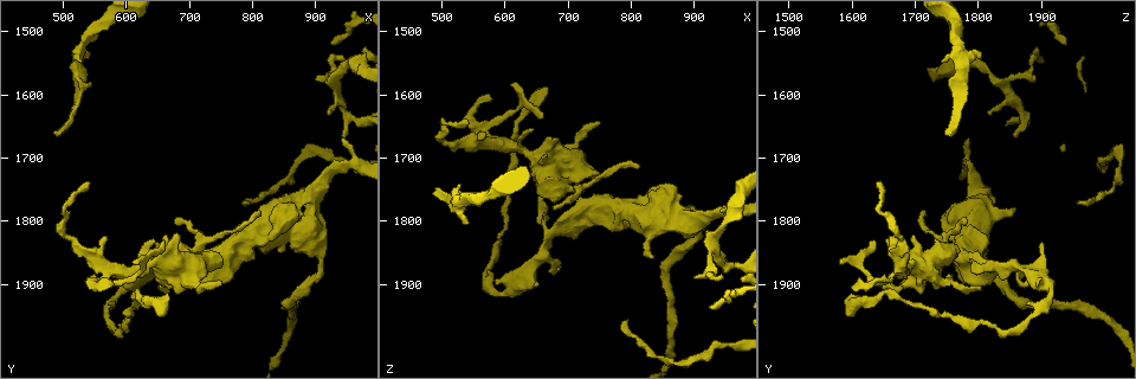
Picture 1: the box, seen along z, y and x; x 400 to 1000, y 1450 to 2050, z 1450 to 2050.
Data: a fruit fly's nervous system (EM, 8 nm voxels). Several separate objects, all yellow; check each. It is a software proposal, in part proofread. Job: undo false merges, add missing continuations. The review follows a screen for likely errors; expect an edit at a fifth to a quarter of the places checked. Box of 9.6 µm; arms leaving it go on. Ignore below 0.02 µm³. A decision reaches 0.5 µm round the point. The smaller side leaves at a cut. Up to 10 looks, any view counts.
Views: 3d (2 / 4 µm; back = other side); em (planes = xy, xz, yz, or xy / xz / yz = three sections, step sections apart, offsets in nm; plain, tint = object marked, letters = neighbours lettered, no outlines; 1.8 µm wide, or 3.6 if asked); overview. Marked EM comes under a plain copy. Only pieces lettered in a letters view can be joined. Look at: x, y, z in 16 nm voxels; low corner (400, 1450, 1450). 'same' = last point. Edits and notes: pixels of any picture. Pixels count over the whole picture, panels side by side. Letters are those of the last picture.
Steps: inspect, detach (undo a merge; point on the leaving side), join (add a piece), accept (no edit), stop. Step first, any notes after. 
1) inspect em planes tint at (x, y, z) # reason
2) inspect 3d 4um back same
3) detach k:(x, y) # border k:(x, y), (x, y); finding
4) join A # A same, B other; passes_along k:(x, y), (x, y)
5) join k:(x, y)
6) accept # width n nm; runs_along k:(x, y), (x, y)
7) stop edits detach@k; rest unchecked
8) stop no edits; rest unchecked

inspect 3d 4um at (490, 1665, 1750) # free end

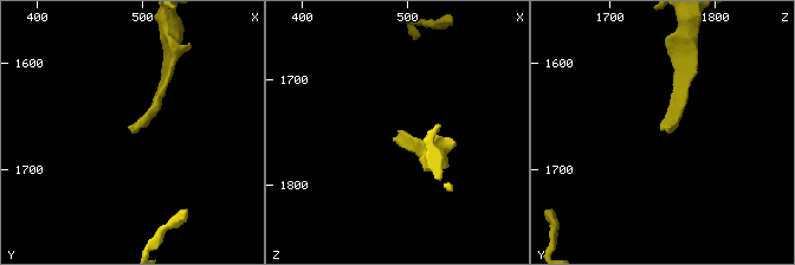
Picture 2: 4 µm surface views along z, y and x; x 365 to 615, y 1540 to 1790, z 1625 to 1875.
inspect em xy step 4 letters at (490, 1664, 1752) # now the EM

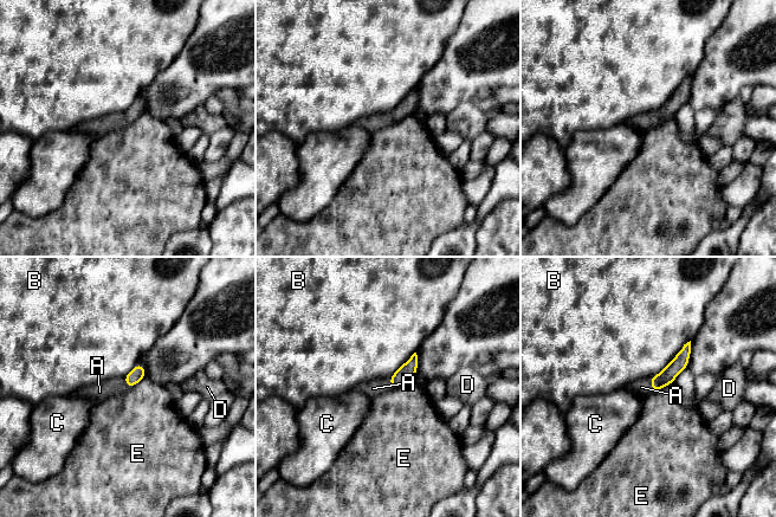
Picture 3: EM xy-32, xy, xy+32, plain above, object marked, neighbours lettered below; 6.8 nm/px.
join A # A same, B other, C other, D other, E other; it goes on there

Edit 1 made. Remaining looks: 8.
inspect overview

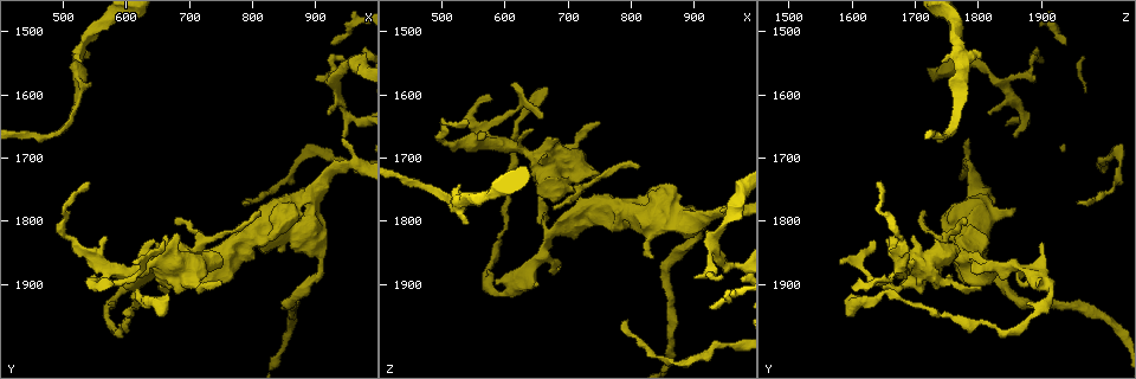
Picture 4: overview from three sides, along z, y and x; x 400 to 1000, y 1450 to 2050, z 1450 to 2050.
inspect em 3.6um planes letters at (680, 1795, 1780) # branch stops here

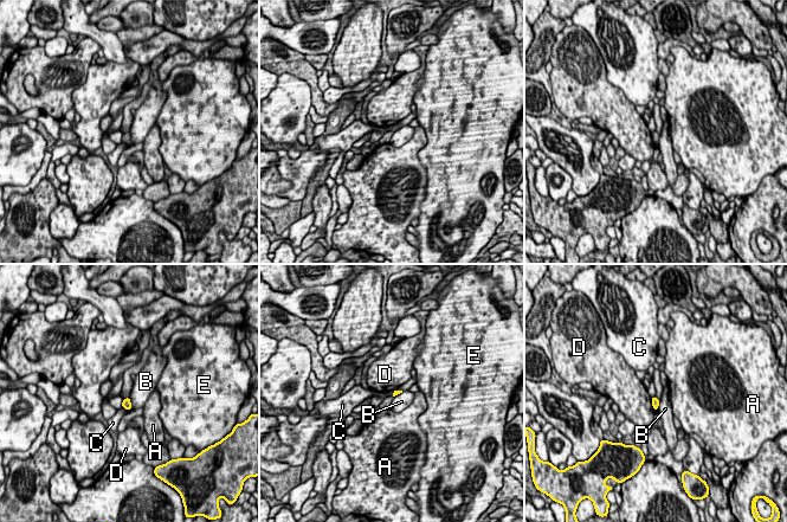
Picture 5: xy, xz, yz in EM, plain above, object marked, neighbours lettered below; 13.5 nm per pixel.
accept # A other, B other, C other, D other, E other; border 5:(129, 395), (131, 410); no lettered piece goes on from it

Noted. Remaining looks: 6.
inspect em 3.6um xz step 8 letters at (790, 1820, 1785)

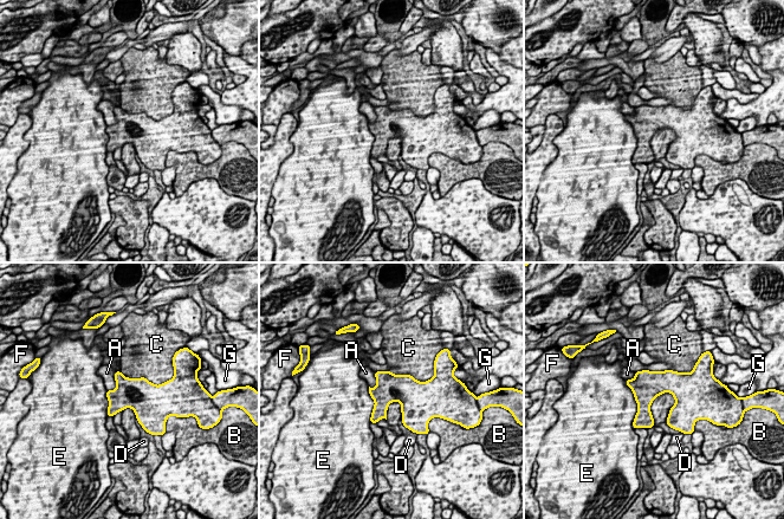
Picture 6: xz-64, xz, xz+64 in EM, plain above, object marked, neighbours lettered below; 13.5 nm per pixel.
accept # width 320 nm; A other, B other, C other, D other, E other, F other, G other; border 6:(668, 391), (650, 406), (654, 423); continuous, no second cell

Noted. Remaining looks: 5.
stop edits join@3; rest unchecked

